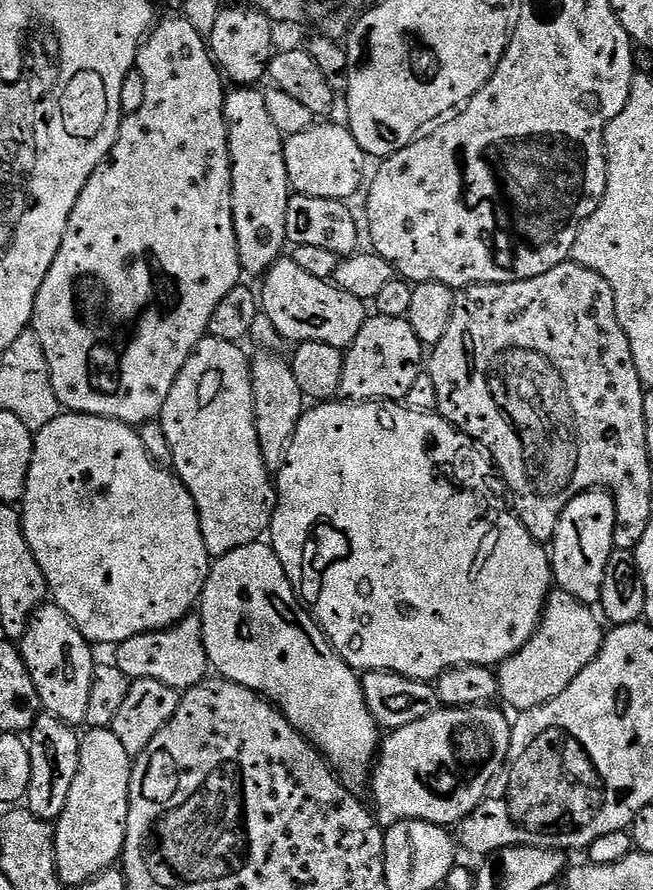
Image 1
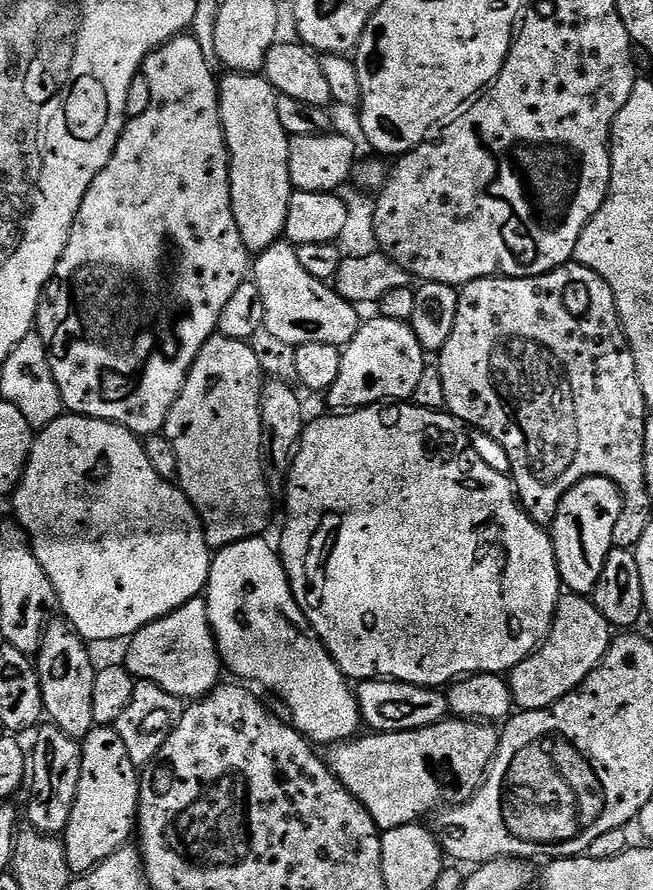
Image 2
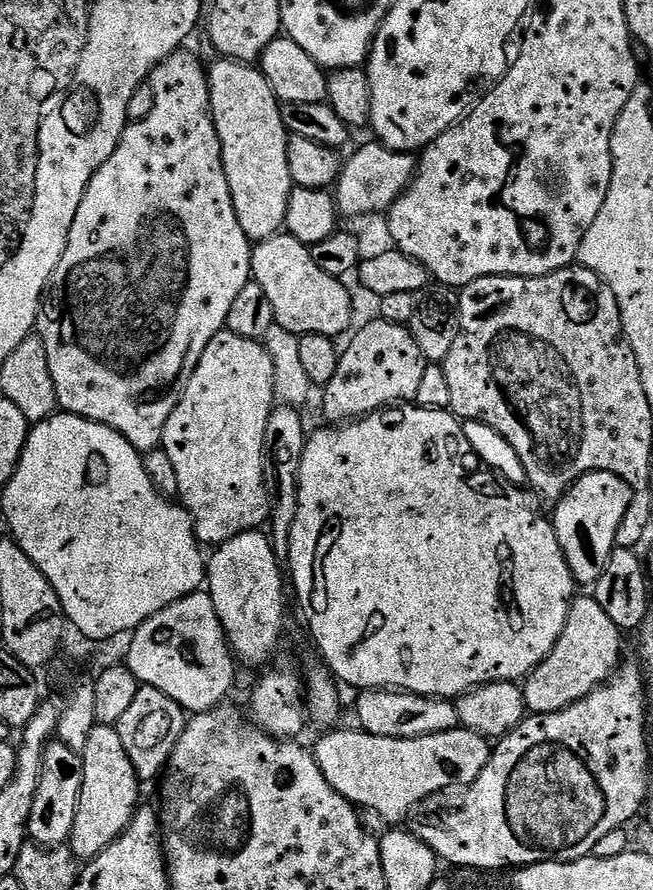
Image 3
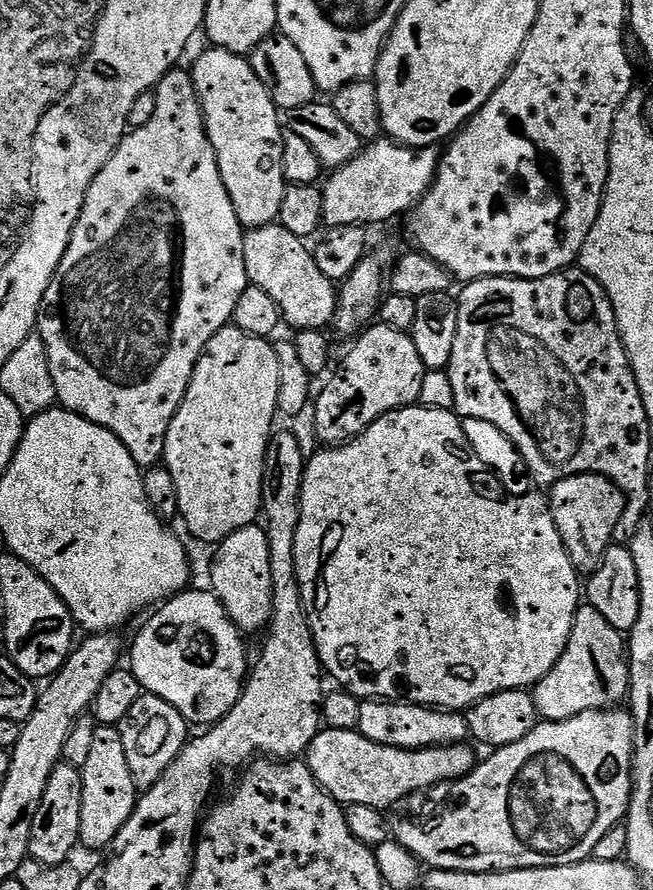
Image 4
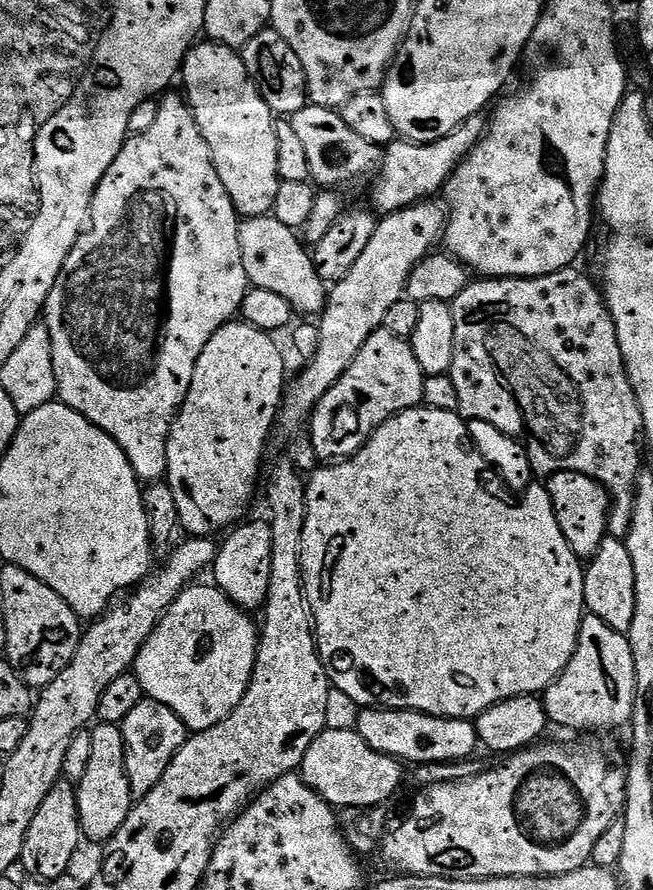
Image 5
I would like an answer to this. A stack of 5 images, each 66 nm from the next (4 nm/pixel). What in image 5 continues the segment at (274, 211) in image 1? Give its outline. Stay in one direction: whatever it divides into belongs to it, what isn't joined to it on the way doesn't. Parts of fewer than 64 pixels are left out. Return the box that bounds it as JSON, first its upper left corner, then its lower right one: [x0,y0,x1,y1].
[182,43,281,218]

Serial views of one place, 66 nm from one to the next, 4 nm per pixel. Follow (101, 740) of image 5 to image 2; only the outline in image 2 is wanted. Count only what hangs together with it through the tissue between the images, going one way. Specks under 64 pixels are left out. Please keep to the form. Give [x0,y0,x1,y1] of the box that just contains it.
[62,726,140,874]

